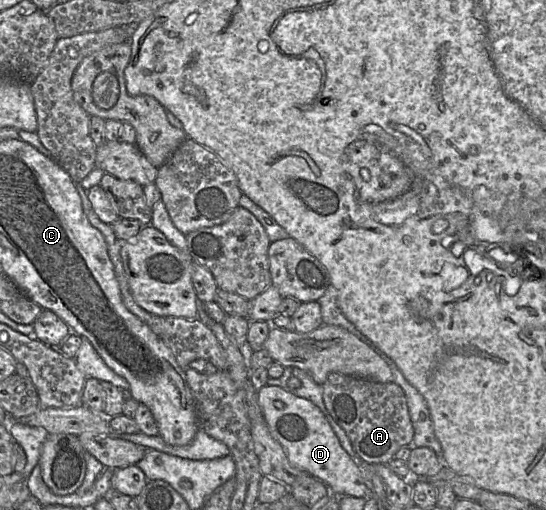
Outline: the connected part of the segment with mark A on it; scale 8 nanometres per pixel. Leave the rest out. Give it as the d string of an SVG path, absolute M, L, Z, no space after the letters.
M331 373L322 385L324 404L346 432L357 455L370 464L387 464L400 447L411 444L414 428L406 395L396 383L378 383L367 379Z

